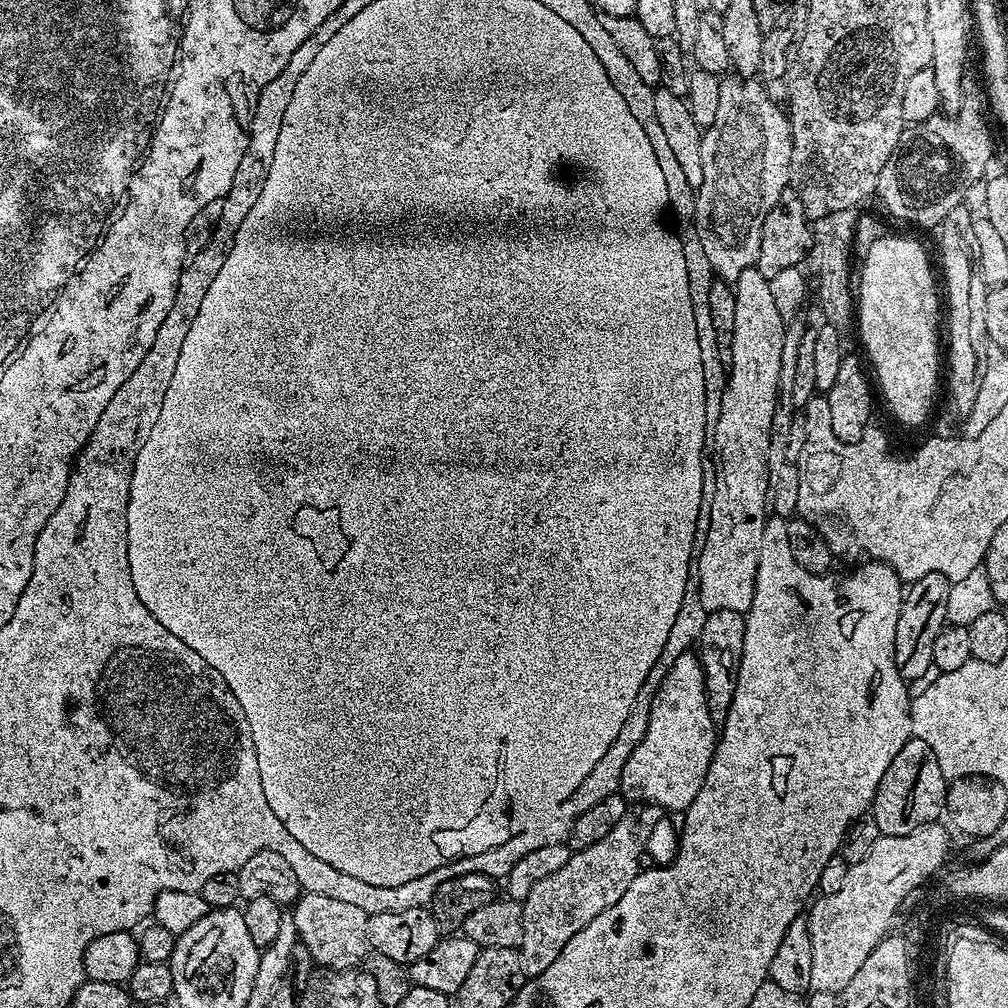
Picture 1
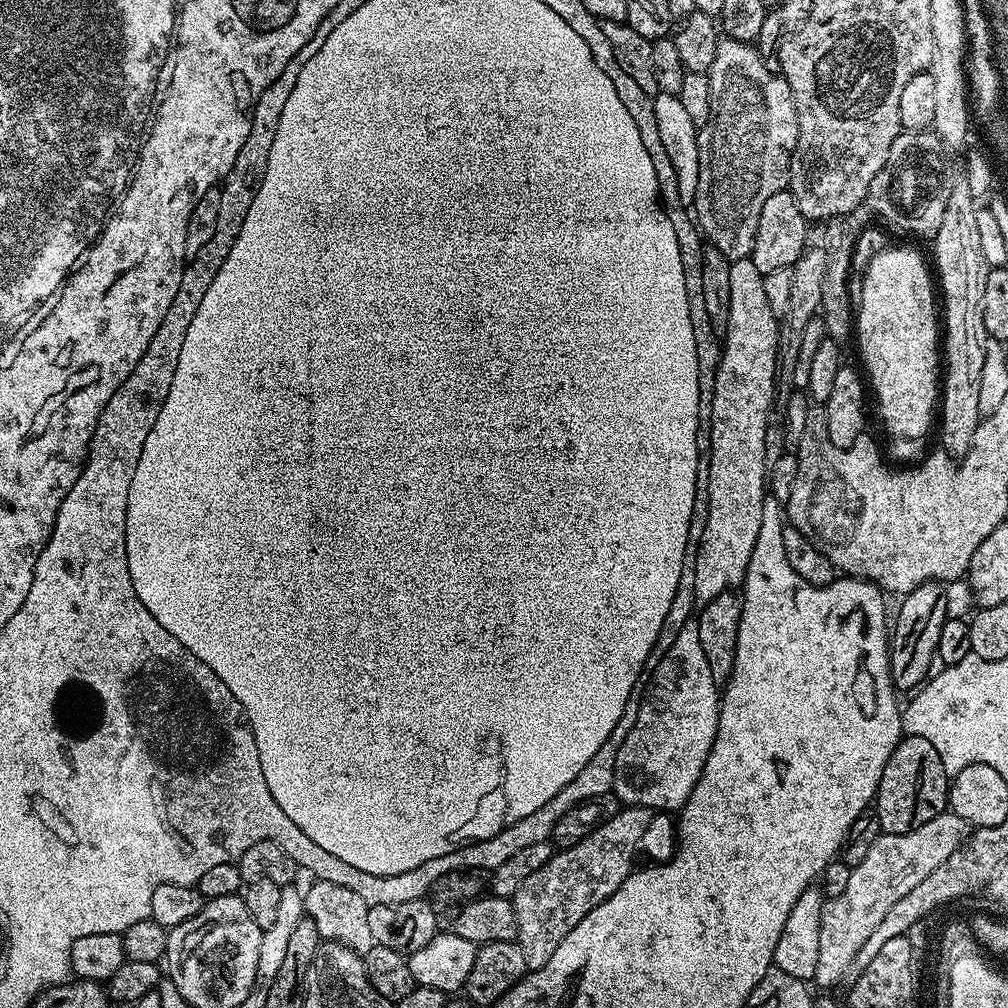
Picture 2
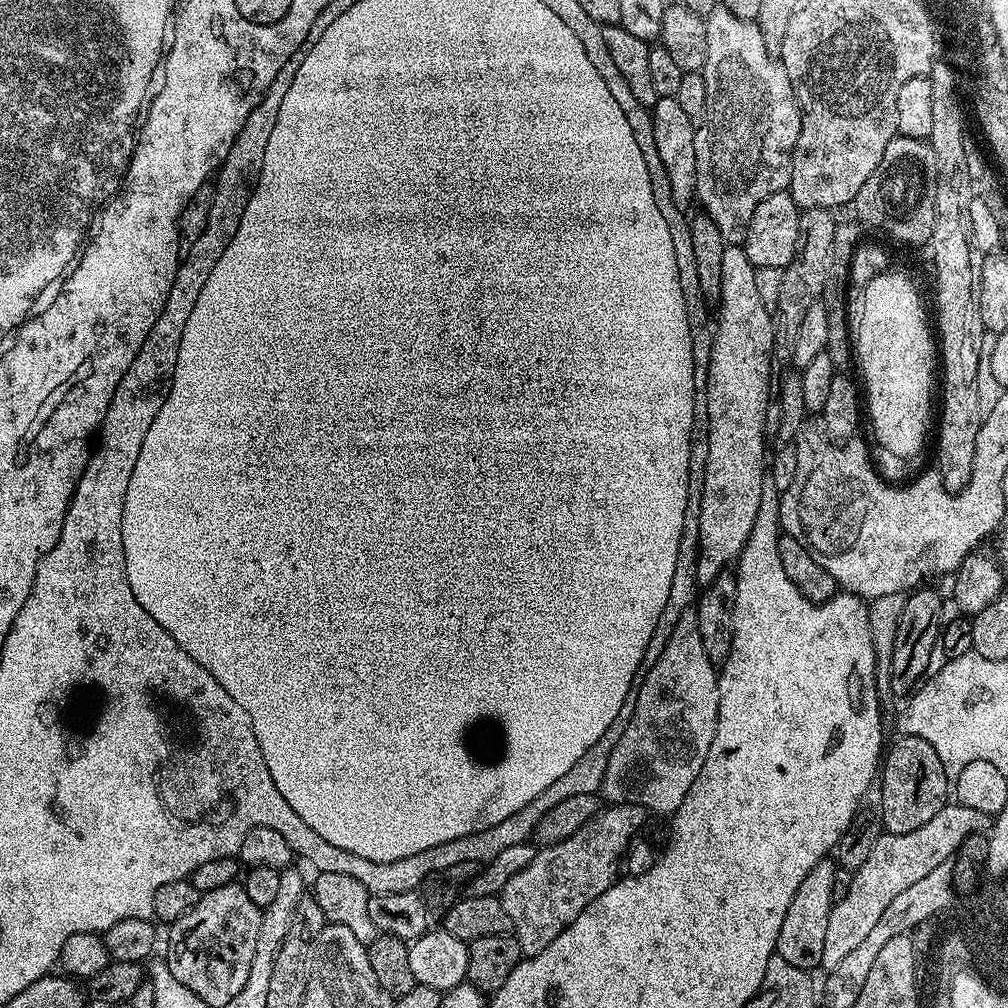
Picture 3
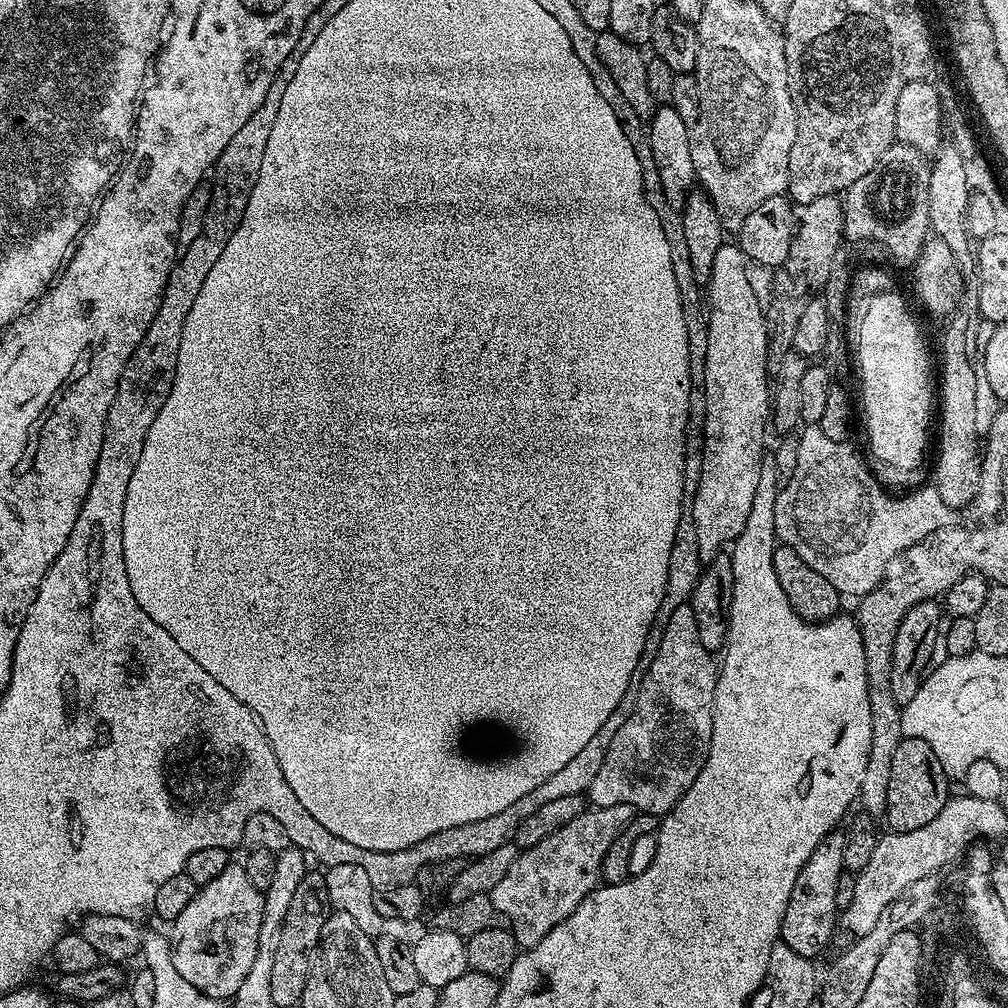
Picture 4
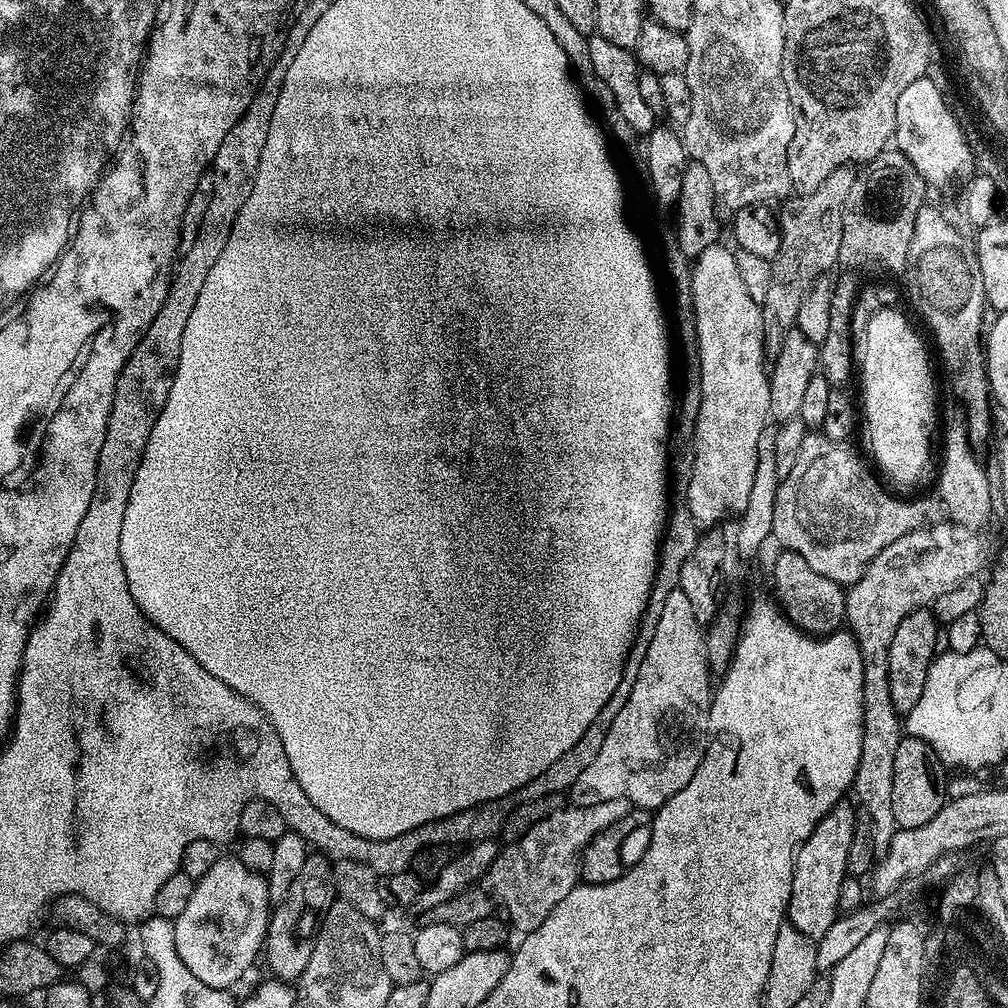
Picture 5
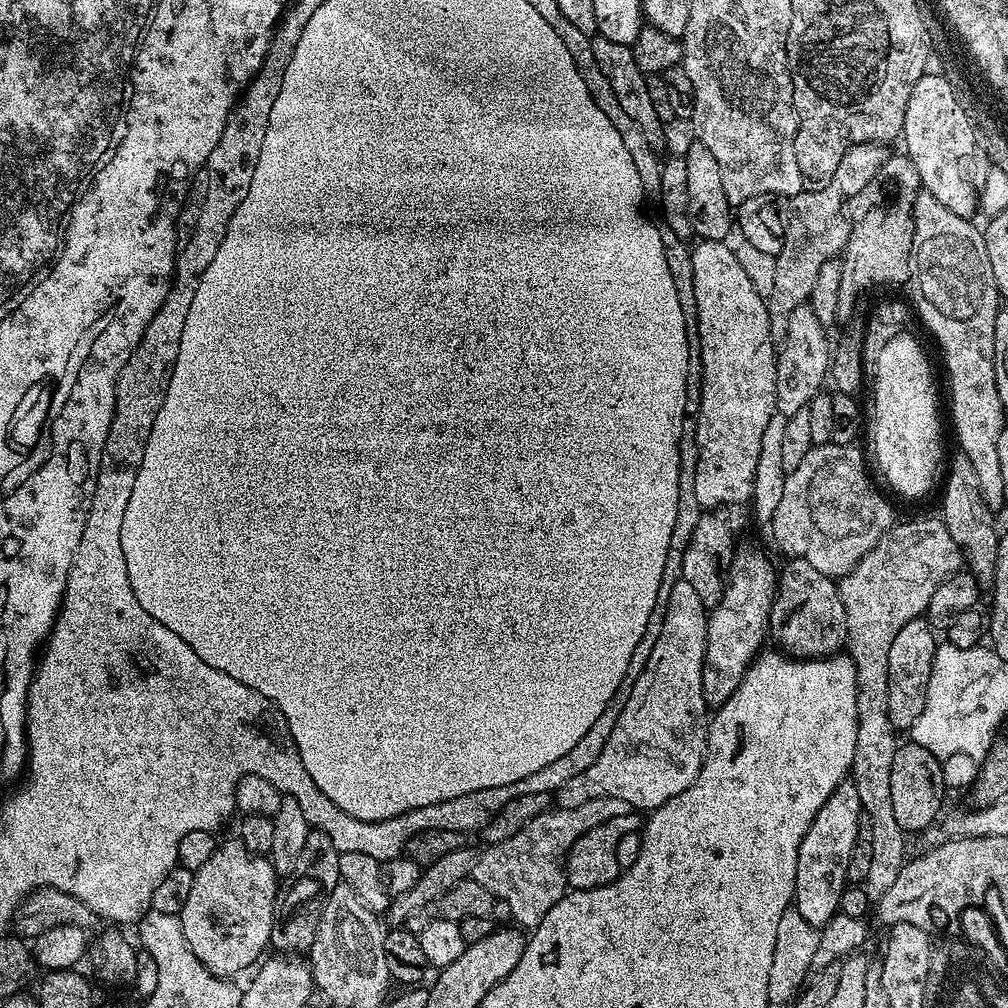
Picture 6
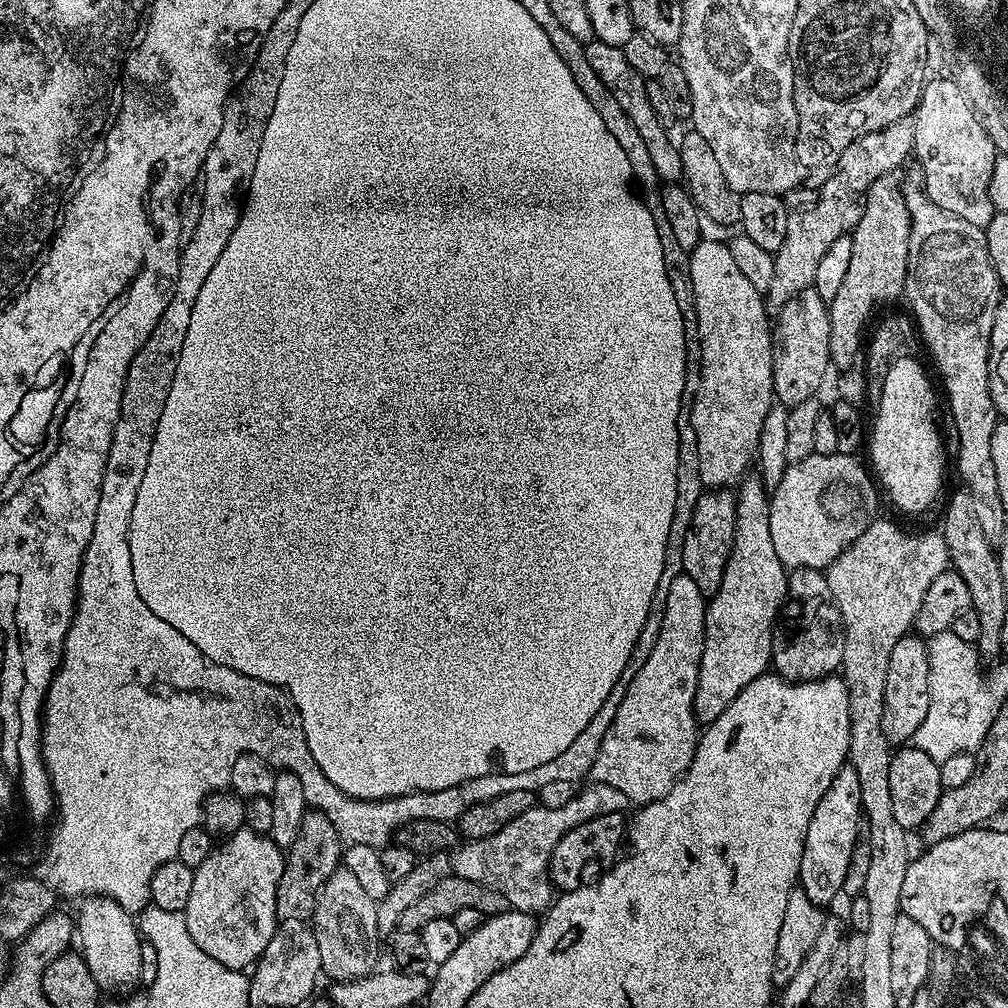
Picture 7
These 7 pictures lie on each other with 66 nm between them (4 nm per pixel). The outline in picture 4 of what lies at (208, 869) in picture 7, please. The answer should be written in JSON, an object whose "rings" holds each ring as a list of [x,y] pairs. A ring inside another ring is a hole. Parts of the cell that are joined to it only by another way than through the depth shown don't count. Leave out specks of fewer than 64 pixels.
{"rings":[[[236,862],[229,863],[226,870],[222,870],[222,874],[218,874],[218,878],[214,878],[214,882],[203,885],[197,891],[194,902],[190,902],[190,906],[186,906],[186,910],[182,910],[182,914],[178,914],[176,920],[171,921],[170,928],[170,955],[173,960],[174,970],[194,986],[198,990],[202,990],[202,994],[206,994],[210,998],[215,1000],[227,1001],[229,998],[235,996],[238,986],[242,986],[242,978],[246,978],[246,974],[250,974],[250,966],[254,966],[254,958],[256,957],[256,951],[258,950],[258,934],[260,933],[260,927],[262,926],[262,910],[264,909],[264,894],[259,892],[254,886],[254,882],[250,882],[250,878],[246,878],[246,870]]]}

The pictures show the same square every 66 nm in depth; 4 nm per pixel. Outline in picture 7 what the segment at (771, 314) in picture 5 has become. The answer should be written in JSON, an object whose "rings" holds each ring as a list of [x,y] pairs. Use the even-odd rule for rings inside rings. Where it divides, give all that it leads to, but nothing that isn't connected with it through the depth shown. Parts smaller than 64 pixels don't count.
{"rings":[[[905,118],[886,126],[882,130],[868,132],[860,136],[842,154],[834,174],[818,189],[797,186],[787,193],[786,238],[782,246],[774,253],[774,282],[770,282],[766,293],[769,309],[779,310],[784,303],[799,292],[812,287],[814,270],[826,254],[826,249],[835,239],[851,233],[864,209],[864,196],[869,186],[882,174],[897,171],[907,156],[913,155],[914,149],[908,144],[908,128],[911,119]]]}

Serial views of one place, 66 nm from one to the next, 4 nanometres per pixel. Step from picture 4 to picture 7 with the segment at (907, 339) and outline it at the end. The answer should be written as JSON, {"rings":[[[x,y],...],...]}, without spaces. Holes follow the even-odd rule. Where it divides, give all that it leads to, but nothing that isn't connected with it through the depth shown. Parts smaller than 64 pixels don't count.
{"rings":[[[908,354],[901,355],[899,358],[893,360],[893,362],[887,368],[887,372],[884,376],[883,383],[878,388],[878,393],[880,393],[880,401],[876,404],[876,421],[871,421],[870,424],[870,448],[872,444],[872,464],[871,467],[874,469],[876,467],[875,475],[878,477],[880,475],[879,483],[882,485],[884,483],[884,488],[888,491],[888,496],[901,508],[904,512],[924,512],[932,503],[936,500],[936,495],[940,492],[940,487],[944,484],[944,444],[940,441],[940,428],[936,425],[936,396],[932,393],[932,384],[928,381],[928,376],[924,373],[924,368],[916,360],[911,360]]]}

